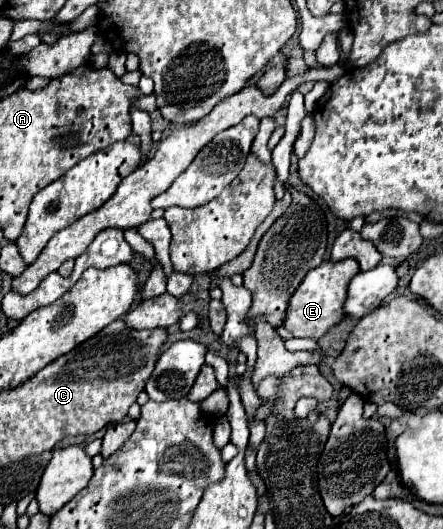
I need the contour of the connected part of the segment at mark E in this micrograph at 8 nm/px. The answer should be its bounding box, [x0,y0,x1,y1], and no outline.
[283,259,359,339]

